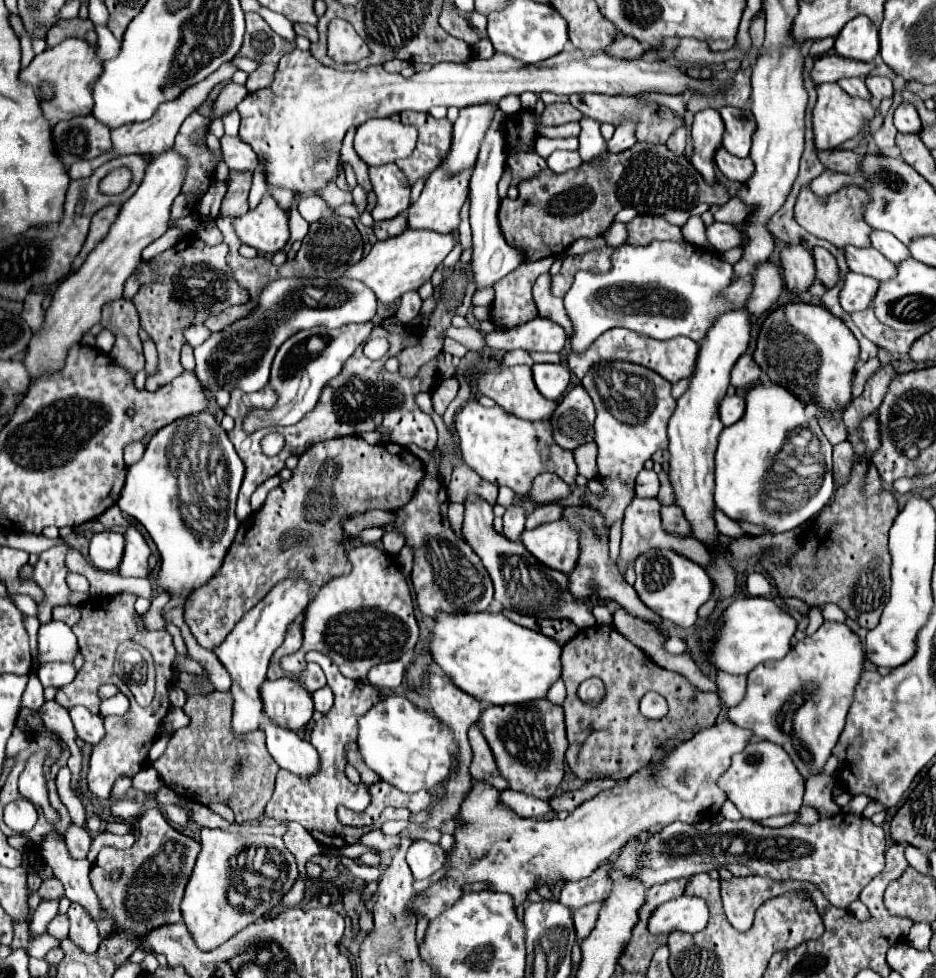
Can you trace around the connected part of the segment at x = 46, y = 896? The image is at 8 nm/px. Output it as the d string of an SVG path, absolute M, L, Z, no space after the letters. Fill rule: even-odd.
M56 878L42 882L38 896L40 896L40 900L59 900L64 896L64 887L60 880L56 880Z

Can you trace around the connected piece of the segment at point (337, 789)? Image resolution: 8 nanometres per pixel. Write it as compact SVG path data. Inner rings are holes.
M308 652L306 654L308 662L318 662L326 674L328 686L334 692L334 706L324 714L322 720L314 722L312 734L310 734L310 744L318 750L320 754L320 770L312 778L300 778L294 774L288 774L286 770L280 770L276 776L276 790L272 800L266 804L266 816L278 822L288 822L294 820L302 824L324 848L344 848L352 846L360 838L360 830L350 830L338 824L336 820L336 808L346 806L346 808L366 808L370 802L368 788L364 784L354 786L346 776L344 776L344 766L346 766L346 754L344 746L350 740L356 740L358 734L358 724L356 720L366 714L376 702L384 700L386 694L370 686L368 682L356 682L350 678L344 678L336 664L324 656L322 652Z

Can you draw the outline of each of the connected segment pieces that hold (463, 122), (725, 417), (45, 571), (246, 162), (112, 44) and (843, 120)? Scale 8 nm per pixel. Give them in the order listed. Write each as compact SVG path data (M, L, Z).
M494 104L468 106L460 110L458 120L454 122L452 148L448 156L442 160L440 168L444 168L450 174L458 174L474 166L480 140L484 138L484 132L490 126L488 122L492 120L492 112L494 112Z
M724 396L720 402L720 420L724 426L732 426L744 414L744 398L740 396Z
M58 544L48 550L44 550L38 556L38 562L34 564L34 576L32 580L42 588L44 598L38 602L38 620L40 624L48 624L52 620L52 608L56 606L68 606L70 604L70 588L66 584L68 566L66 566L66 554L70 546Z
M224 136L222 140L222 154L224 154L224 162L228 164L230 170L236 170L236 172L252 172L258 164L258 156L256 152L244 144L240 138L230 138L230 136Z
M96 26L96 34L98 34L98 44L96 44L98 58L102 62L114 58L120 50L120 42L114 38L114 34L110 30L106 30L106 26Z
M820 84L816 86L818 100L812 110L812 130L814 130L814 142L818 150L838 148L842 142L854 138L860 130L866 118L874 118L874 108L868 100L852 98L840 90L838 84Z

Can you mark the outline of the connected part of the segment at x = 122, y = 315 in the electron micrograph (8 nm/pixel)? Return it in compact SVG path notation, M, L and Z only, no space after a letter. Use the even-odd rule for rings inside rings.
M124 298L108 302L102 308L100 324L116 336L116 344L110 352L110 358L132 374L140 372L144 368L144 354L138 336L140 320L138 320L136 306Z

